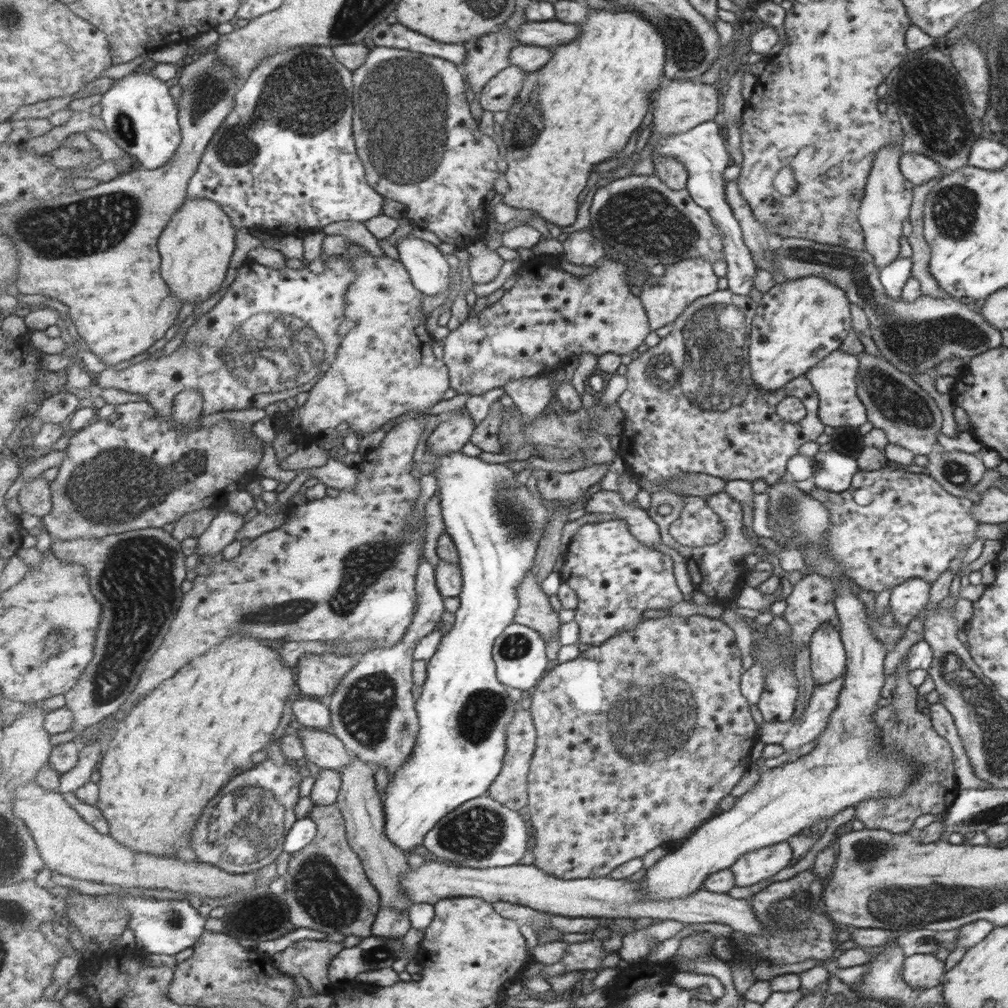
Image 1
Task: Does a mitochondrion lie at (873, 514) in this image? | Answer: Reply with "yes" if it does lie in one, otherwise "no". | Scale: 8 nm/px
no

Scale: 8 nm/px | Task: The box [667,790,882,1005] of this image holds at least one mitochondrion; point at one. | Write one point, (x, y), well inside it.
(792, 917)

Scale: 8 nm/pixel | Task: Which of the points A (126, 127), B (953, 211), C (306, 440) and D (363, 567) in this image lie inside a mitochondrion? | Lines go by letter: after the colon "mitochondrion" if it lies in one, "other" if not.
A: mitochondrion
B: mitochondrion
C: other
D: mitochondrion

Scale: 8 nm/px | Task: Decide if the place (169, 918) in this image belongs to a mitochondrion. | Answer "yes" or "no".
yes

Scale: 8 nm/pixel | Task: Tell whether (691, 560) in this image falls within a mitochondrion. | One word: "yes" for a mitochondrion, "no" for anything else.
no

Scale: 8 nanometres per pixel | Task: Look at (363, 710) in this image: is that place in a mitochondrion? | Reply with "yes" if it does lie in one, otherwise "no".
yes

